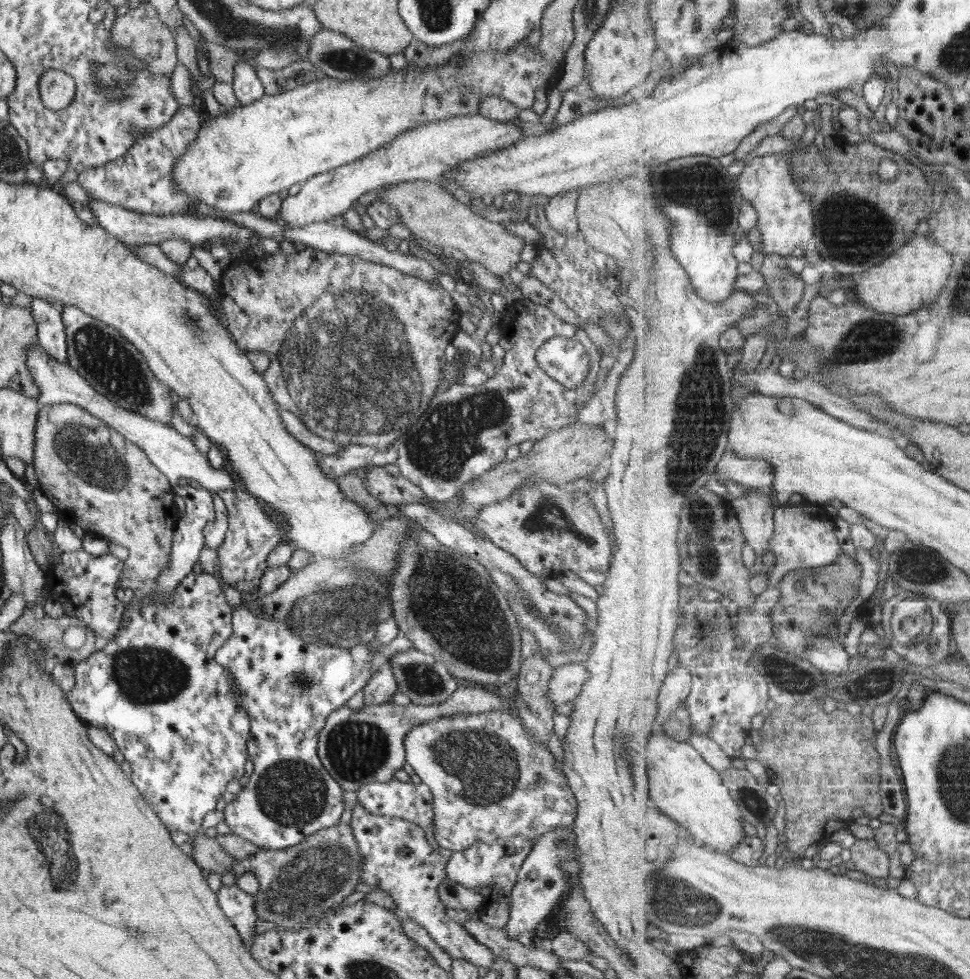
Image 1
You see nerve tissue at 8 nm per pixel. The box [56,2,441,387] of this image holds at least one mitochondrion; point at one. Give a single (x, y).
(115, 92)

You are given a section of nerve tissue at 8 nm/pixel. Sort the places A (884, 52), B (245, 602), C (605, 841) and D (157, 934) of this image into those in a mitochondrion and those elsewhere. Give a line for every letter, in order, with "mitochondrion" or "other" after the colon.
A: other
B: other
C: other
D: mitochondrion

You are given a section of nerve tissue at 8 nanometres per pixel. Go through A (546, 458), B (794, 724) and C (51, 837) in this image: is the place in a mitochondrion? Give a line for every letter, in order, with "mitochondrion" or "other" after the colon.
A: other
B: other
C: mitochondrion

